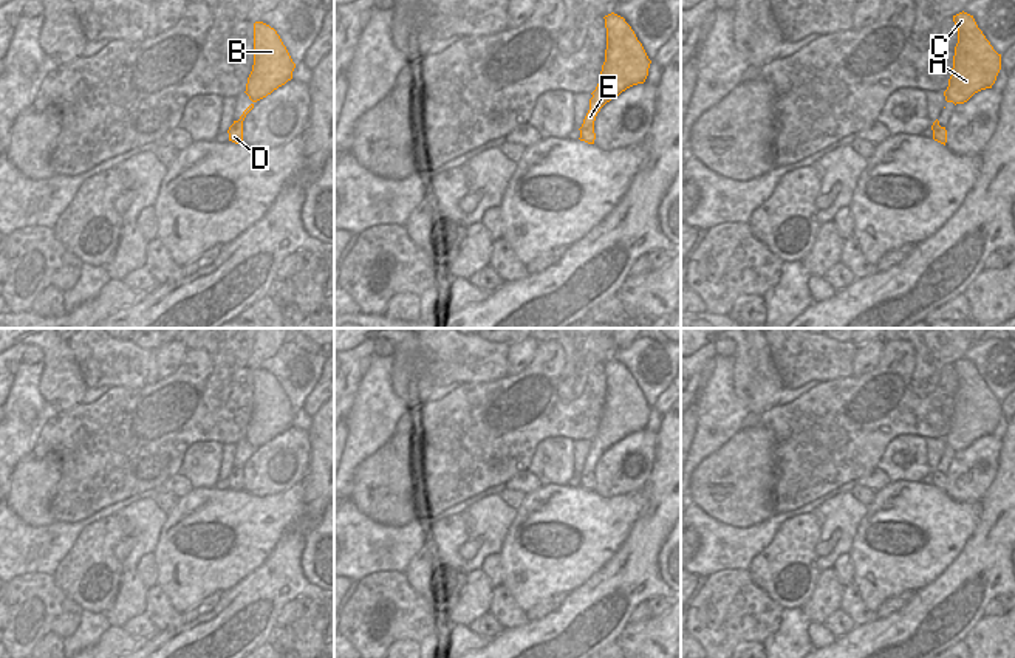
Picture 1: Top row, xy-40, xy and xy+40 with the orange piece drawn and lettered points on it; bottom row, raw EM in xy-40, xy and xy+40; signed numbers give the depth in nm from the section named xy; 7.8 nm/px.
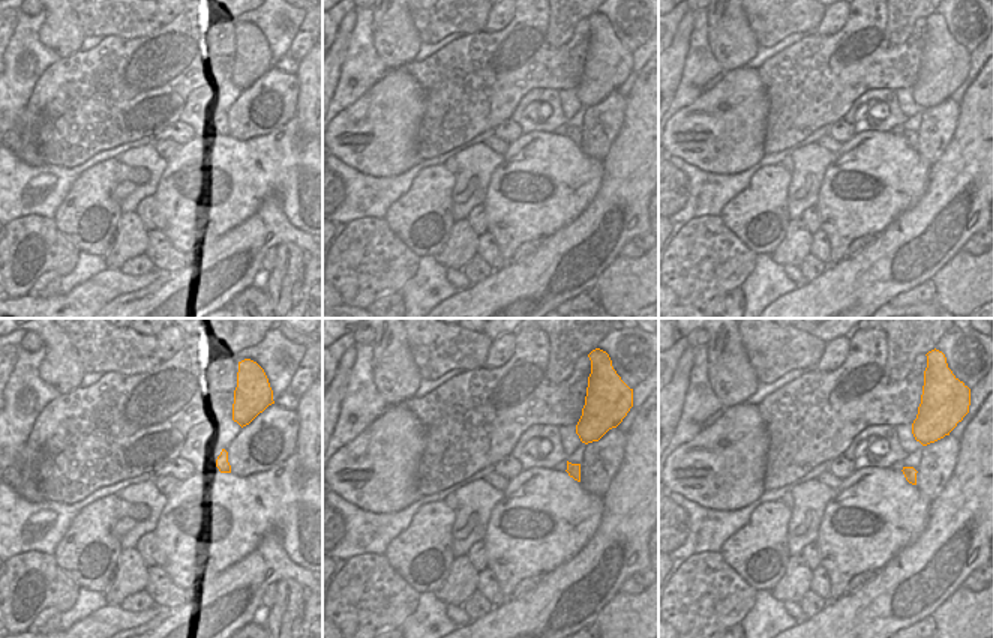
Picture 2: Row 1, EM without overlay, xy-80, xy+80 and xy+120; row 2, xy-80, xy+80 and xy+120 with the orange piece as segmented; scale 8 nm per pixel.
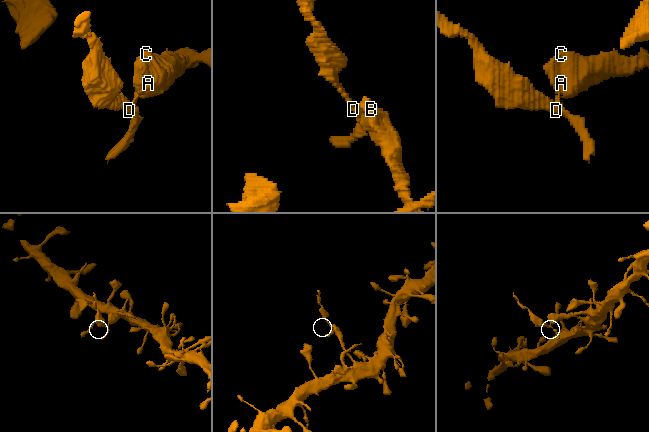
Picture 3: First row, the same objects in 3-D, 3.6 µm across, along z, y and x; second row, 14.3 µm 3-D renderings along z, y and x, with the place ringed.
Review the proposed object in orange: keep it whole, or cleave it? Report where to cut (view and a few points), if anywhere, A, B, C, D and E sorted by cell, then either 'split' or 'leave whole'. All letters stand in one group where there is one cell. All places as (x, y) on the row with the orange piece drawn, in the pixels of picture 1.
cut in xy along (593, 96), (604, 104); A B C / D E; split

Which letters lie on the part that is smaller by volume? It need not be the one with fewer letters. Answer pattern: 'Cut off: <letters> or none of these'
Cut off: D, E.

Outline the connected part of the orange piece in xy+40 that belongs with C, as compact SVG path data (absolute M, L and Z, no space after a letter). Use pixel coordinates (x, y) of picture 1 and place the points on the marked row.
M962 11L953 15L953 22L958 28L958 43L944 96L956 105L981 90L992 88L1001 70L1001 54L993 50L973 15Z

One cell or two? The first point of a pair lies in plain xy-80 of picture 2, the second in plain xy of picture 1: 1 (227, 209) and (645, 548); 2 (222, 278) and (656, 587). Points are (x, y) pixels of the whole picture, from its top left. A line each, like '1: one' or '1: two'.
1: two
2: one

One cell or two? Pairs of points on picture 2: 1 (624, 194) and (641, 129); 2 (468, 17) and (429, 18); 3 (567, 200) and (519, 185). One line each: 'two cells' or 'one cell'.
1: one cell
2: one cell
3: one cell

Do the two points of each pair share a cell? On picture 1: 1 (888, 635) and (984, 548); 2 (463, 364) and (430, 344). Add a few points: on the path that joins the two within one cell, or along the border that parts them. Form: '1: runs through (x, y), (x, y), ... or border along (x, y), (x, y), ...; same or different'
1: runs through (913, 623), (963, 573); same
2: runs through (455, 358), (438, 344); same

